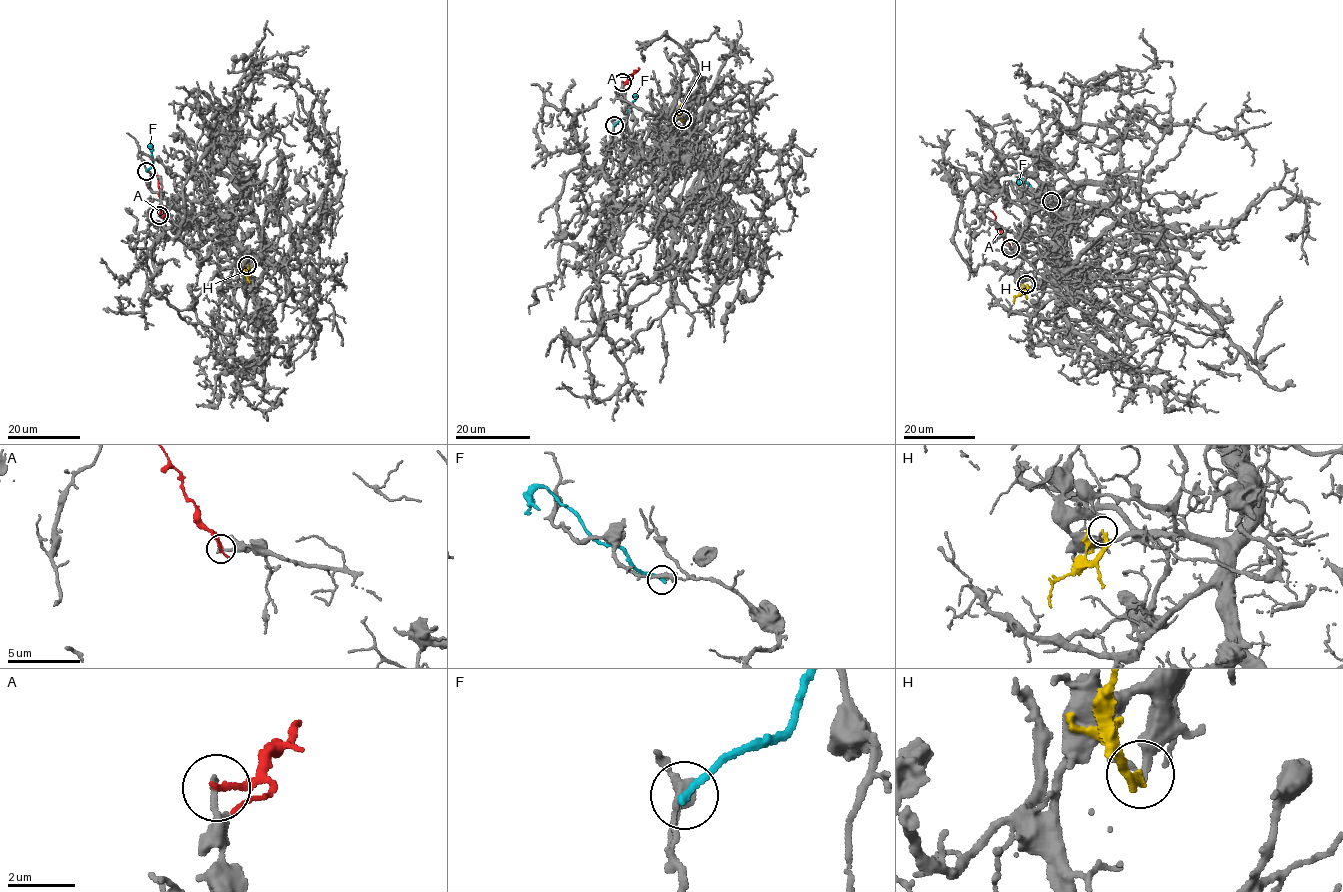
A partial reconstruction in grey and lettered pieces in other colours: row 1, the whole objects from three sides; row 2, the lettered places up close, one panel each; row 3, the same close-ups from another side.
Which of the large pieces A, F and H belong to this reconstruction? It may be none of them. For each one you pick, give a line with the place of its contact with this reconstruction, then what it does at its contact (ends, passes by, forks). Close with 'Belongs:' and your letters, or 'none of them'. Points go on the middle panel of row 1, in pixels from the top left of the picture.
Belongs: none of them

